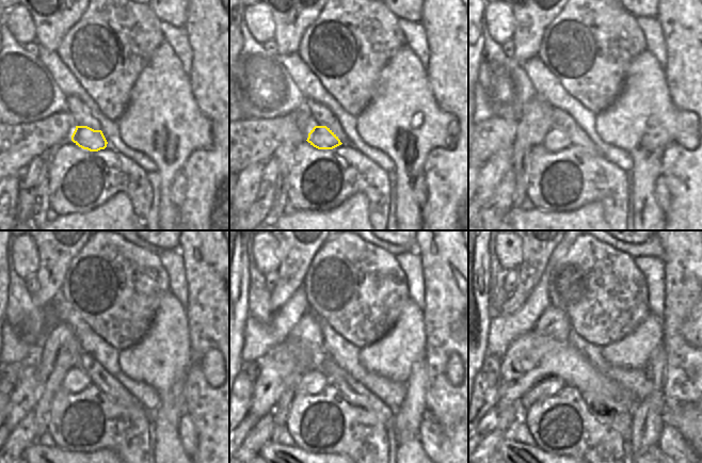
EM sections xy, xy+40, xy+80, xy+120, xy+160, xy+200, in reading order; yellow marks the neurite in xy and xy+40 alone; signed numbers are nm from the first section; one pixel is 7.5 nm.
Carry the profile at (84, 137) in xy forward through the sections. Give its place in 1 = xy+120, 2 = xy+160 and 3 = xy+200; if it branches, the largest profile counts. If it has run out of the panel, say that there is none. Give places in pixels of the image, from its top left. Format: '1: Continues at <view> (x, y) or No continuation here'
1: Continues at xy+120 (77, 380)
2: Continues at xy+160 (313, 382)
3: Continues at xy+200 (551, 386).

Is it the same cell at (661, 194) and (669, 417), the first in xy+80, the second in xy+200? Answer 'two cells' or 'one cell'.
two cells

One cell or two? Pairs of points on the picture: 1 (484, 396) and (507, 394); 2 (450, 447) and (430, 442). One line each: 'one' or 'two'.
1: two
2: two

